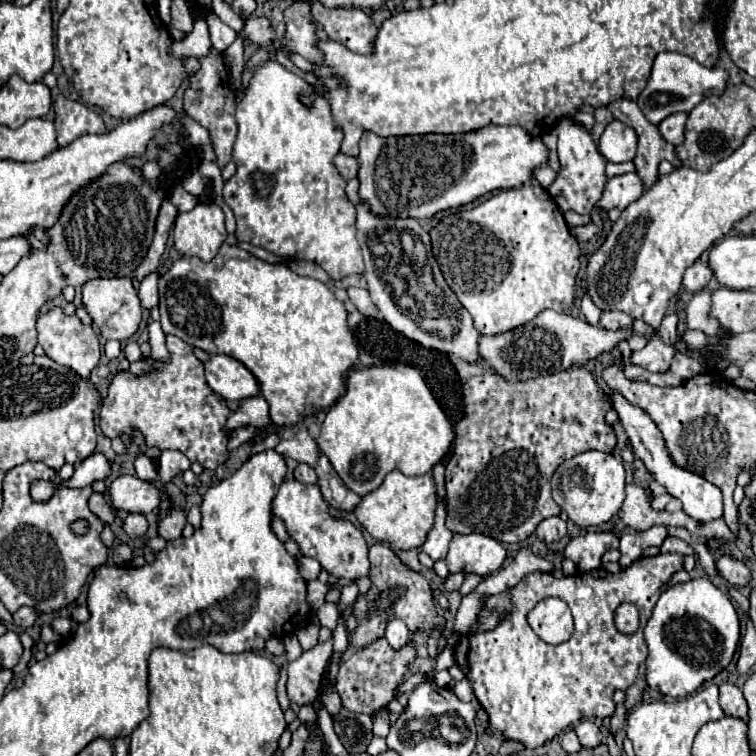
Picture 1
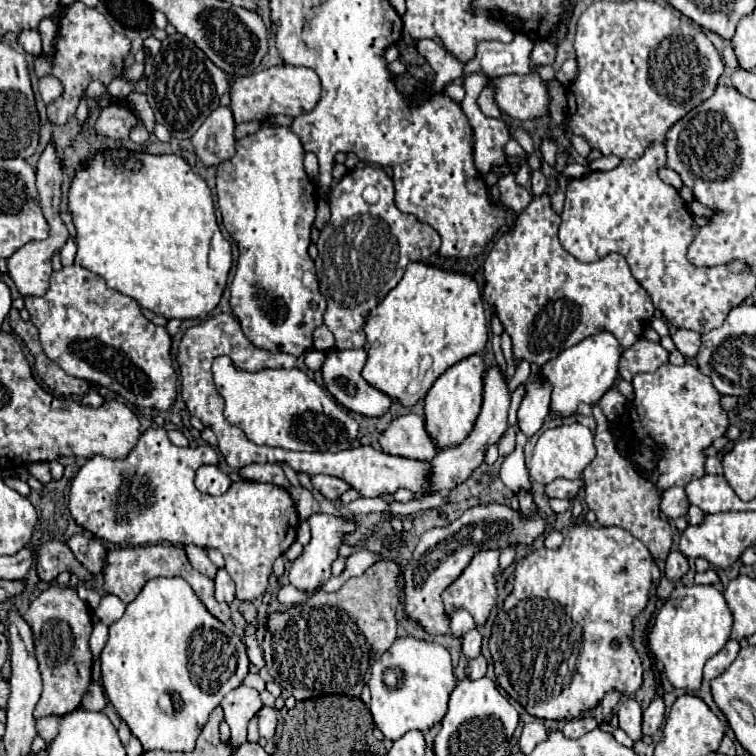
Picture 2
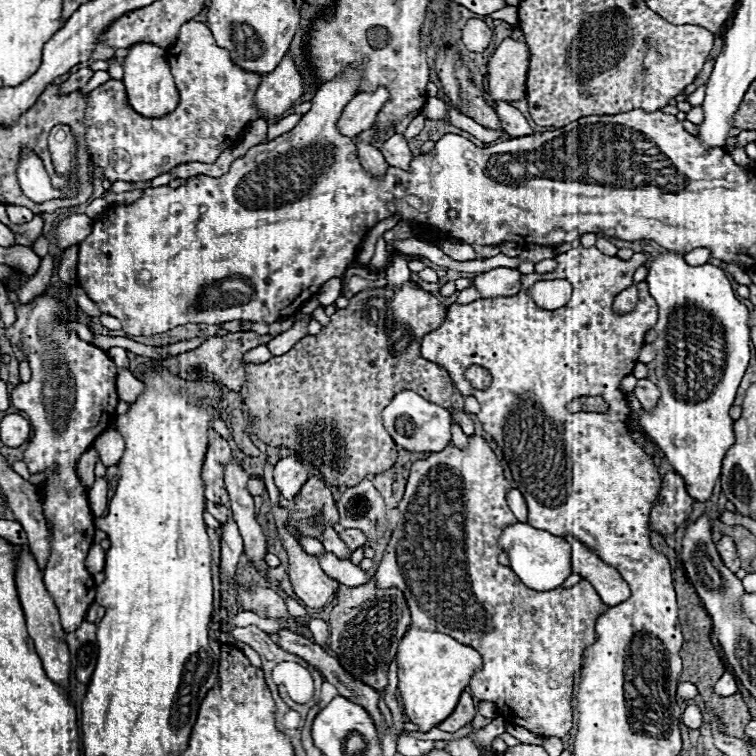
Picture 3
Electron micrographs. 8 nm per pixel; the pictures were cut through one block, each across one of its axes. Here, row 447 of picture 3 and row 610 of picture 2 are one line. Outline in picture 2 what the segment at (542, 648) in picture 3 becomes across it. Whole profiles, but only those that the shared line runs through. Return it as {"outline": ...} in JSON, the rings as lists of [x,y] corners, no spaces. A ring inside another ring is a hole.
{"outline":[[[498,550],[478,552],[464,568],[460,578],[444,590],[442,600],[448,614],[464,608],[472,614],[478,626],[488,620],[488,614],[496,604],[494,576],[498,572],[498,556]]]}

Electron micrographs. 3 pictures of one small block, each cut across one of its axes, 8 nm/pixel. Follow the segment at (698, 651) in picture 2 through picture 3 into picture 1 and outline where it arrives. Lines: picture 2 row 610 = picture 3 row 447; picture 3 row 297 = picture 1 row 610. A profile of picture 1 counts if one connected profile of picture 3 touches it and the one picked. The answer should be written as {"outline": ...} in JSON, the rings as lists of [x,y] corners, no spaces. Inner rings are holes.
{"outline":[[[698,578],[670,586],[660,594],[644,626],[644,638],[648,644],[648,686],[664,696],[686,698],[730,664],[740,638],[740,622],[732,600],[708,578]]]}

